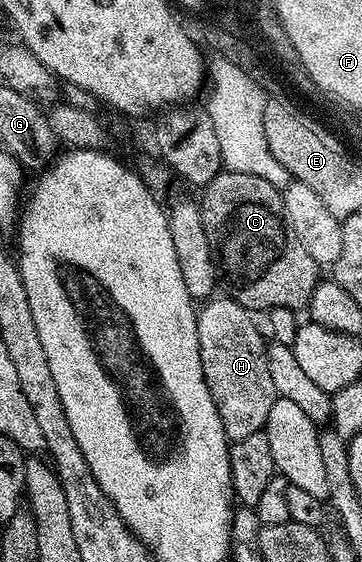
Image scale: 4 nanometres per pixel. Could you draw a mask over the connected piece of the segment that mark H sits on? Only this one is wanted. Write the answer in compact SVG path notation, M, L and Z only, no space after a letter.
M217 296L206 301L200 307L197 316L196 332L199 334L200 362L203 364L204 380L207 382L216 409L219 410L225 436L231 442L262 431L269 418L271 407L278 398L275 382L272 381L266 362L267 342L264 333L261 334L253 319L255 318L252 311L230 296L223 298Z

